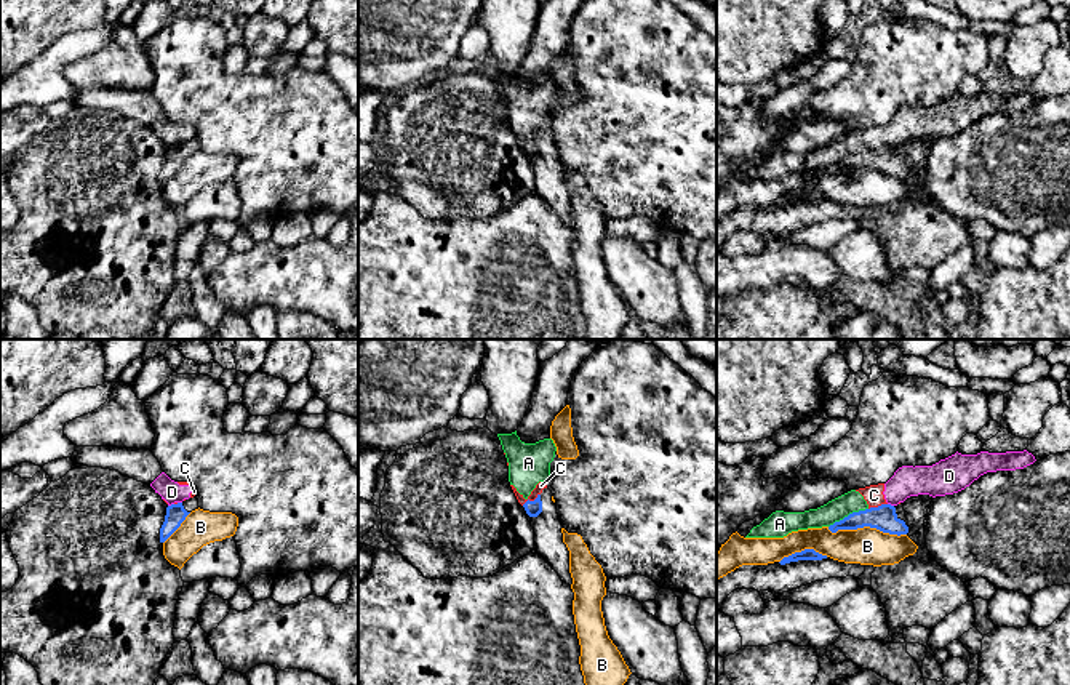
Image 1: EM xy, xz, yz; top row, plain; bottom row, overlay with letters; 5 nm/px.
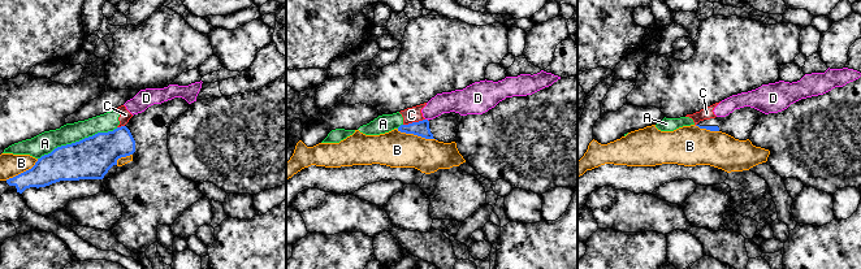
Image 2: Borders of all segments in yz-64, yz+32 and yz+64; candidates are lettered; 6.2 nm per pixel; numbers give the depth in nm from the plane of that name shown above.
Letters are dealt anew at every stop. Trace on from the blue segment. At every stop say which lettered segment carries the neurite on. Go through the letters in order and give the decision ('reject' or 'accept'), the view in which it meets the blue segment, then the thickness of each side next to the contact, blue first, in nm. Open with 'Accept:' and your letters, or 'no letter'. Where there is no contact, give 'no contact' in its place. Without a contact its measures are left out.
Accept: no letter
A: reject; meets blue in yz; 130 nm thick on the blue side, 110 nm on the other
B: reject; meets blue in yz; 130 nm thick on the blue side, 190 nm on the other
C: reject; meets blue in xz; 80 nm thick on the blue side, 50 nm on the other
D: reject; meets blue in xy; 100 nm thick on the blue side, 110 nm on the other

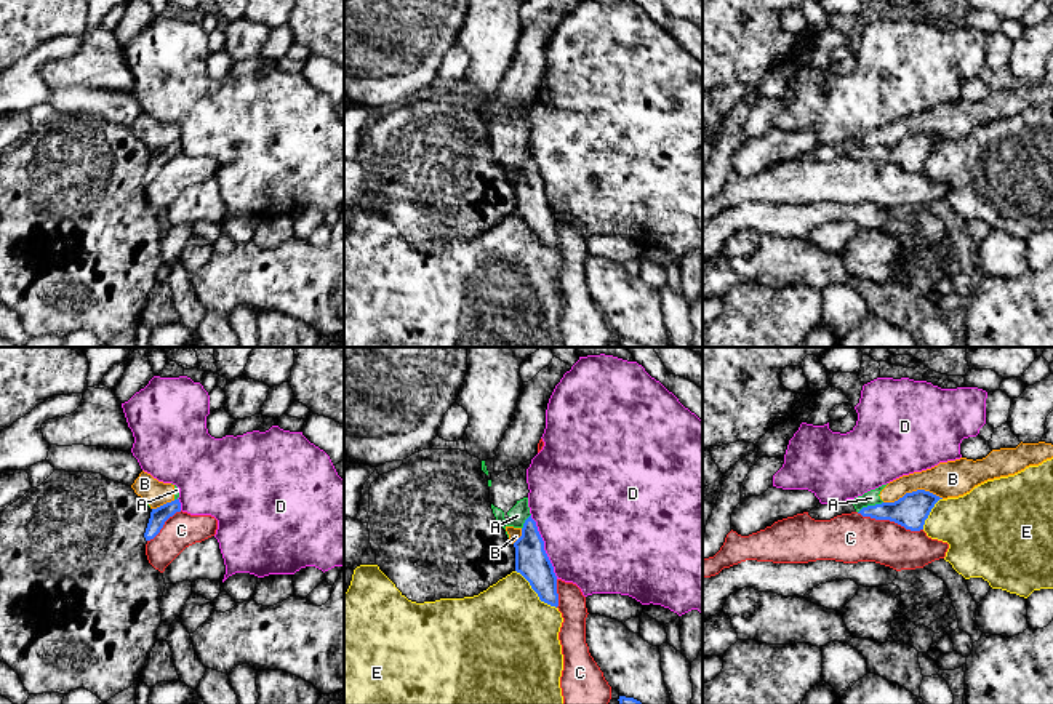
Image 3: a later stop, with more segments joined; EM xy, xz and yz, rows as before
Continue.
Accept: no letter
A: reject; meets blue in yz; 170 nm thick on the blue side, 80 nm on the other
B: reject; meets blue in yz; 170 nm thick on the blue side, 190 nm on the other
C: reject; meets blue in yz; 170 nm thick on the blue side, 260 nm on the other
D: reject; meets blue in xz; 170 nm thick on the blue side, 480 nm on the other
E: reject; meets blue in xz; 170 nm thick on the blue side, 460 nm on the other

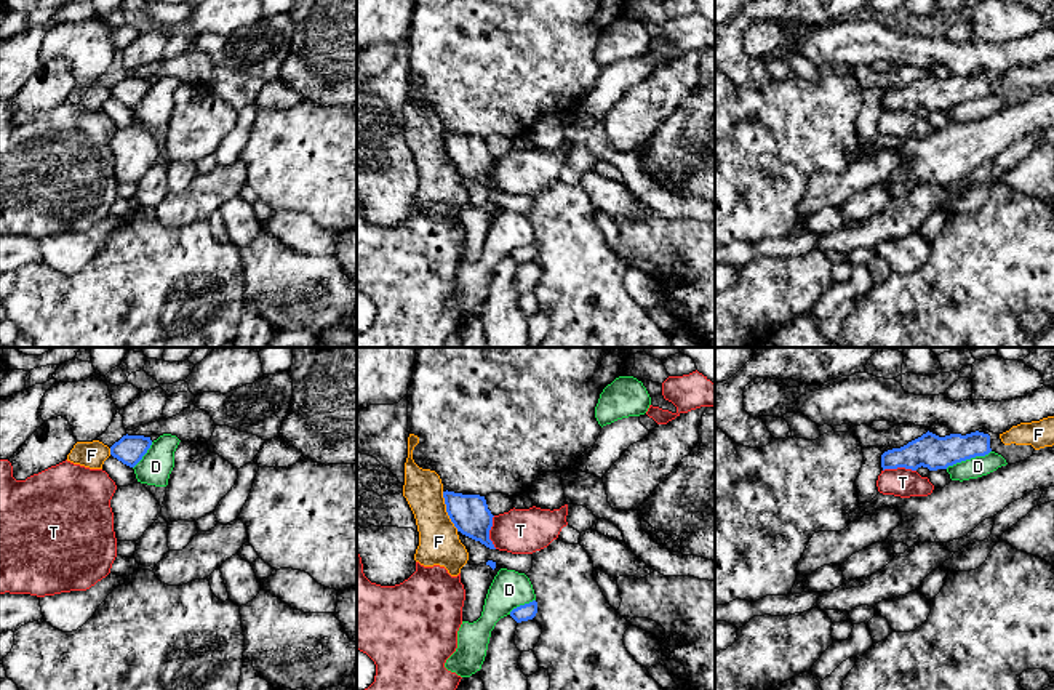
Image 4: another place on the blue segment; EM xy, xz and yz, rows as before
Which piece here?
Accept: no letter
D: reject; meets blue in yz; 170 nm thick on the blue side, 100 nm on the other
F: reject; meets blue in xz; 190 nm thick on the blue side, 200 nm on the other
T: reject; meets blue in xz; 190 nm thick on the blue side, 220 nm on the other

